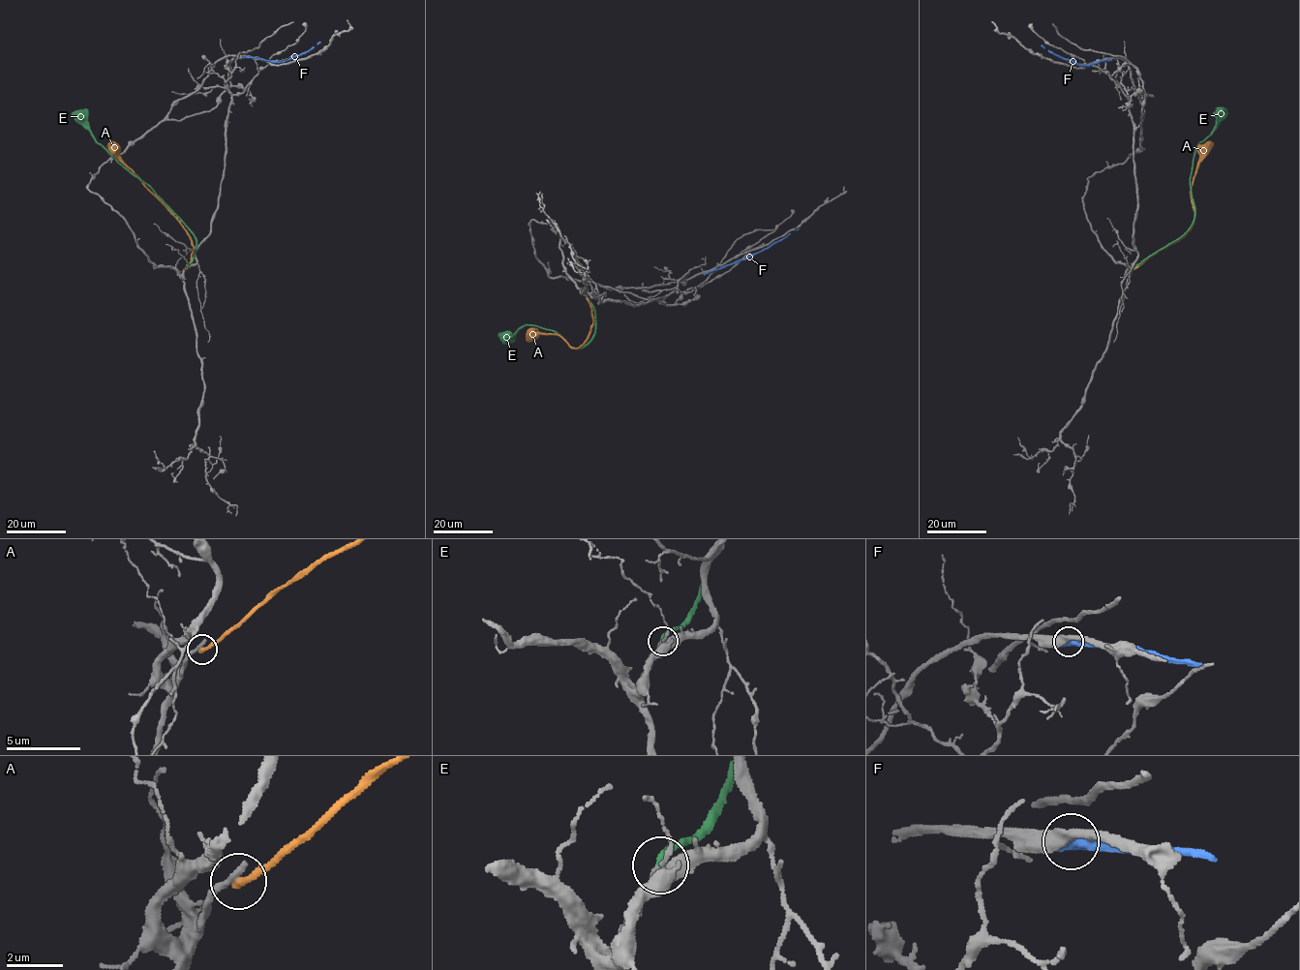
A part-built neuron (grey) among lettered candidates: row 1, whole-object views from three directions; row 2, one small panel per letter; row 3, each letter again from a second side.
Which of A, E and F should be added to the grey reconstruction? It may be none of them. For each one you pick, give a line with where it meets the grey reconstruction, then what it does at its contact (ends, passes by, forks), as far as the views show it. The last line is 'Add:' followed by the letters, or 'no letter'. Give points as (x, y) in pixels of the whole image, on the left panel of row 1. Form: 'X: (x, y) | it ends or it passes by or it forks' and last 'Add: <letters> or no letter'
E: (186, 266) | it ends
Add: E

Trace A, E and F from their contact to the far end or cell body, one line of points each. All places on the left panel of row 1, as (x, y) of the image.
A: (185, 268), (191, 262), (194, 249), (190, 237), (161, 200), (123, 162), (109, 141)
E: (186, 266), (193, 259), (196, 243), (192, 232), (144, 182), (98, 144), (76, 117), (77, 110)
F: (245, 56), (283, 62), (309, 51), (320, 42)

